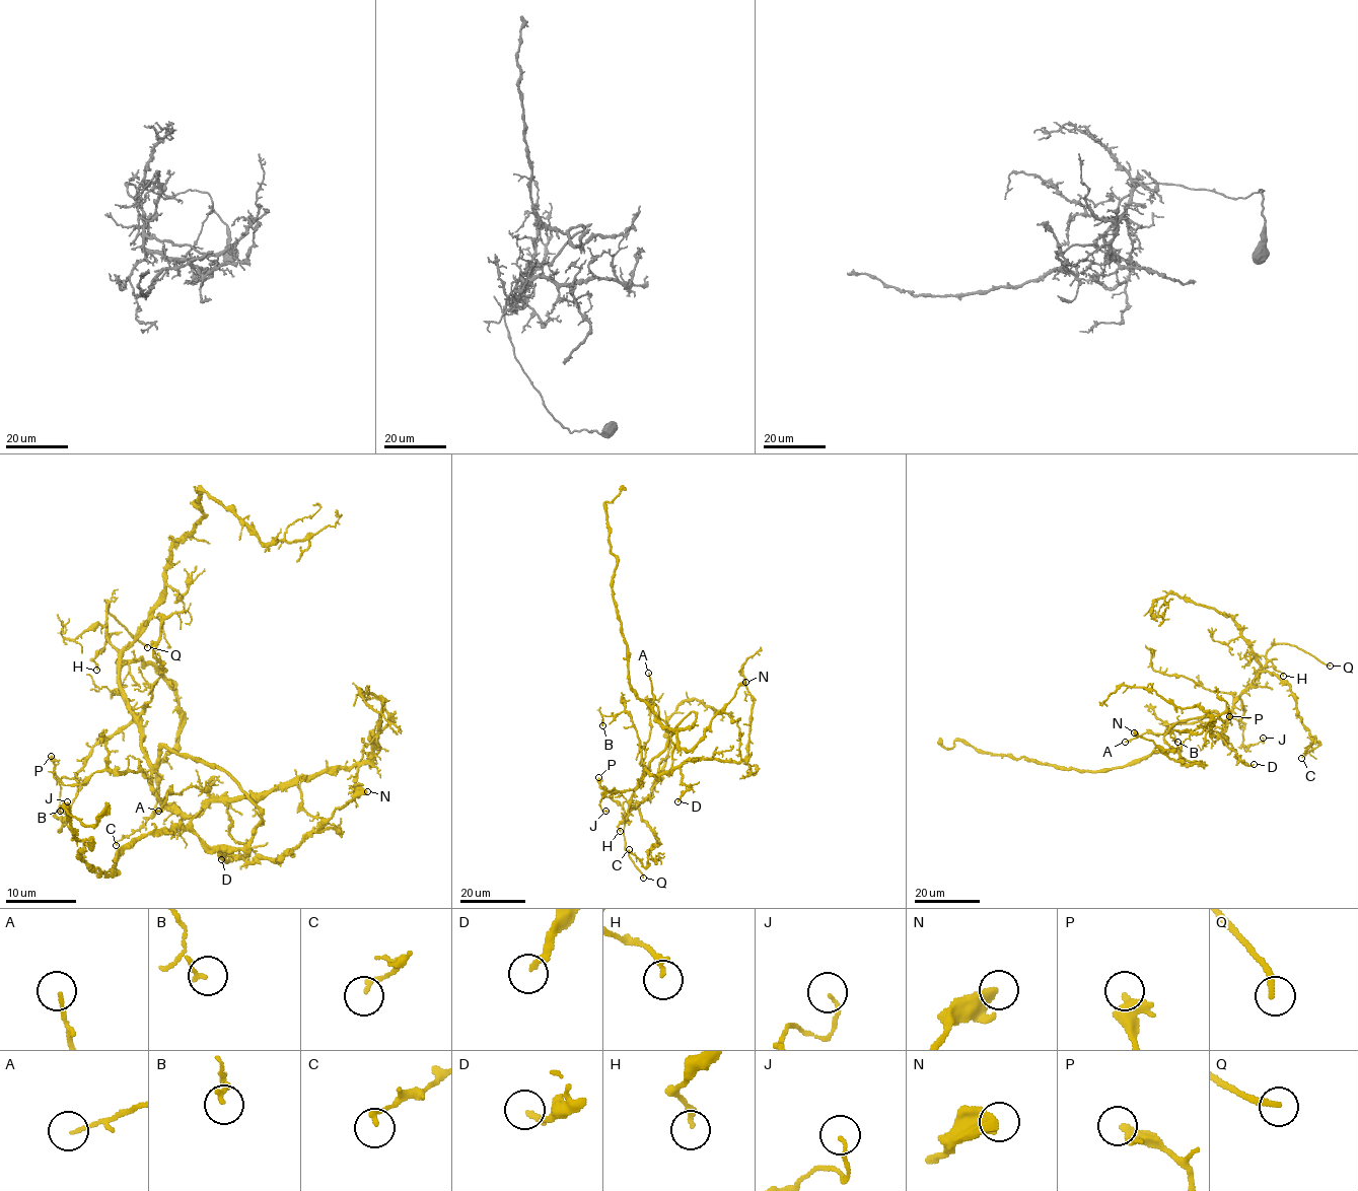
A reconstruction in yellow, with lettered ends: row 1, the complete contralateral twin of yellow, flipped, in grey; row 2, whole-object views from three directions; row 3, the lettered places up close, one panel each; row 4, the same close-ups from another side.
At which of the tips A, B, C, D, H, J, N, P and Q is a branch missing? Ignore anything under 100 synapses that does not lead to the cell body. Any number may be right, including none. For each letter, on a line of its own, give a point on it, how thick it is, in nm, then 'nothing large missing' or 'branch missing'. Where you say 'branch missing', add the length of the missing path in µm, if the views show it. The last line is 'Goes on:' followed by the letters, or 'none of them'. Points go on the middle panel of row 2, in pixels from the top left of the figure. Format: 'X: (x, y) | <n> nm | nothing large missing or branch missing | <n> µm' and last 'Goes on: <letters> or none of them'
A: (648, 673) | 130 nm | nothing large missing
B: (602, 725) | 160 nm | nothing large missing
C: (629, 849) | 170 nm | nothing large missing
D: (677, 801) | 200 nm | nothing large missing
H: (620, 831) | 200 nm | nothing large missing
J: (605, 811) | 130 nm | nothing large missing
N: (745, 682) | 500 nm | nothing large missing
P: (598, 777) | 280 nm | nothing large missing
Q: (643, 878) | 240 nm | branch missing | 40 µm
Goes on: Q

